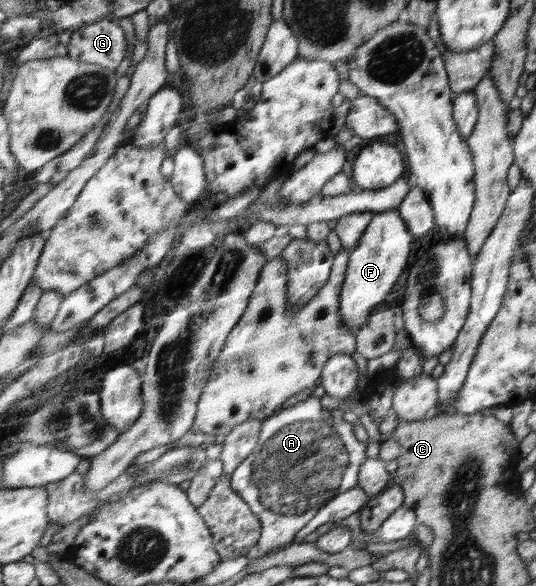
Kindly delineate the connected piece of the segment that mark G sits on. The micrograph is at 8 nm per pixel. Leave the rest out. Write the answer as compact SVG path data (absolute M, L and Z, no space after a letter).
M105 17L74 31L68 47L70 56L83 63L99 64L115 70L127 58L129 40L120 19Z

